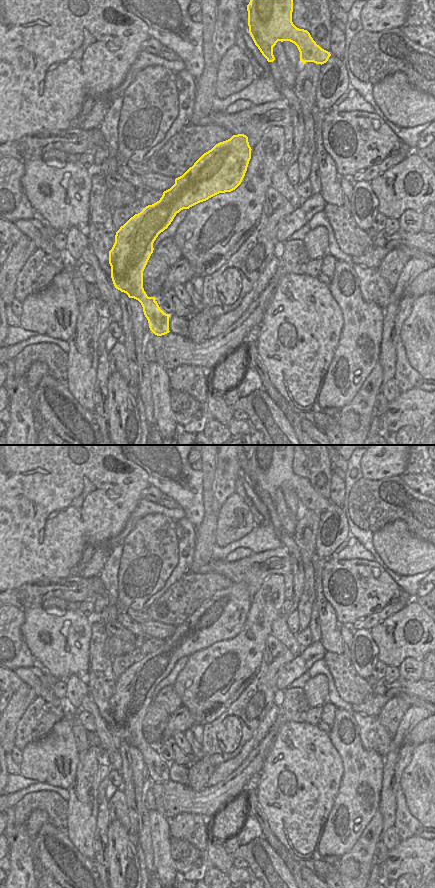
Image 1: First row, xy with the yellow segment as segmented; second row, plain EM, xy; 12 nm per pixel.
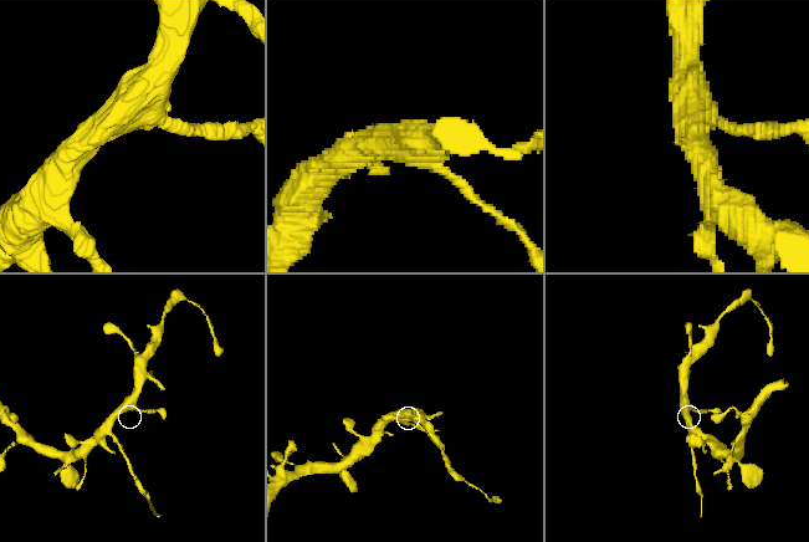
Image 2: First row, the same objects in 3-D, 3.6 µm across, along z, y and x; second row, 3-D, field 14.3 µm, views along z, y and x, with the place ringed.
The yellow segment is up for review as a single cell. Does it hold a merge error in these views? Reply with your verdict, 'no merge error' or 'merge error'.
merge error

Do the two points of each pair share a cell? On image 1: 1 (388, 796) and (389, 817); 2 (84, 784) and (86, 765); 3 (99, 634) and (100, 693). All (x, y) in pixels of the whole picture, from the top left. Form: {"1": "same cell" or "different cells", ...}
{"1": "same cell", "2": "same cell", "3": "same cell"}

